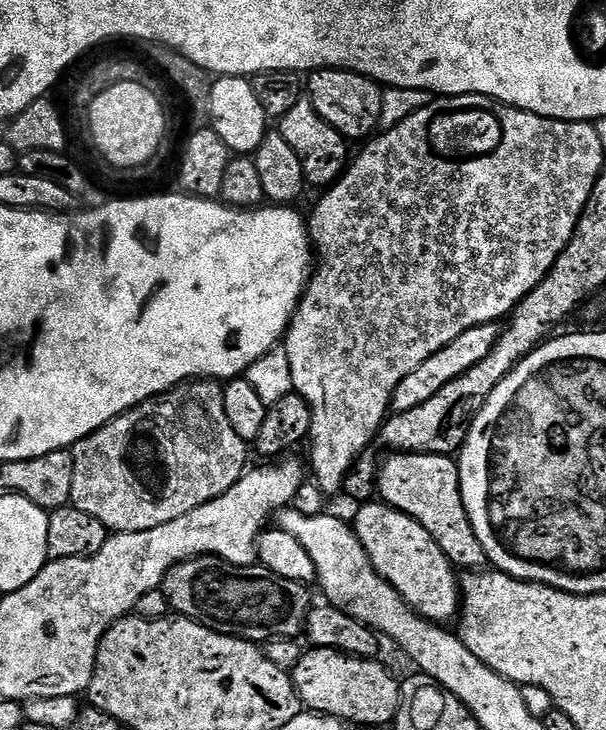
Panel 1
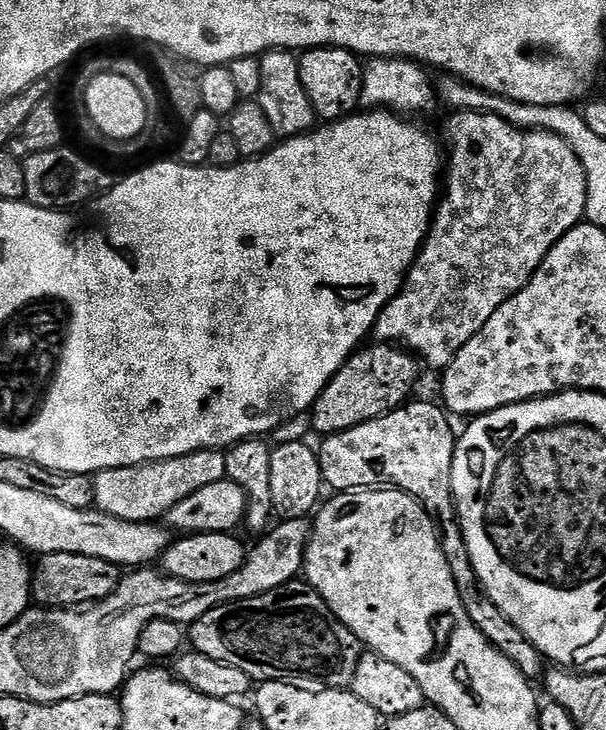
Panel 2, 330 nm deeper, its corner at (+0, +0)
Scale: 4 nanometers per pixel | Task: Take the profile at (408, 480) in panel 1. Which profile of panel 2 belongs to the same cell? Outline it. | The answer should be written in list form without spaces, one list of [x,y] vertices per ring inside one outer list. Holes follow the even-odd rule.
[[[424,400],[417,404],[409,402],[362,426],[323,437],[324,445],[319,445],[318,455],[324,483],[329,489],[336,488],[332,490],[337,493],[379,490],[387,486],[414,497],[436,524],[440,544],[444,547],[450,570],[454,574],[454,582],[458,586],[458,594],[474,626],[478,626],[484,637],[502,654],[506,654],[506,658],[510,658],[510,662],[514,662],[518,670],[522,670],[525,678],[533,682],[539,681],[546,672],[544,657],[512,625],[510,618],[506,618],[506,614],[502,614],[502,610],[494,606],[494,602],[480,585],[470,562],[470,550],[466,546],[460,517],[456,515],[456,499],[452,489],[452,467],[458,436],[455,431],[452,433],[453,421],[449,413],[439,403],[436,404],[427,404]]]

